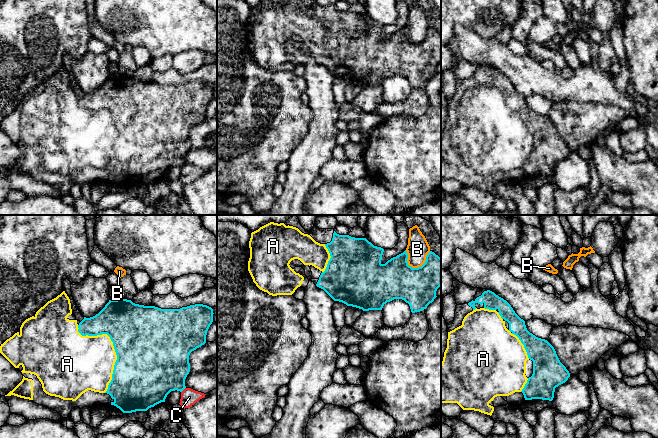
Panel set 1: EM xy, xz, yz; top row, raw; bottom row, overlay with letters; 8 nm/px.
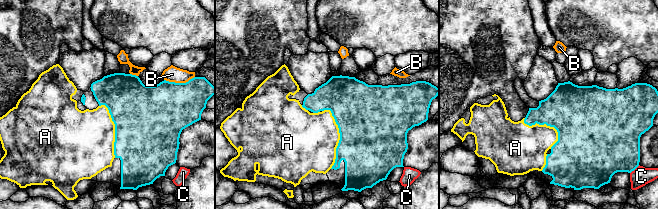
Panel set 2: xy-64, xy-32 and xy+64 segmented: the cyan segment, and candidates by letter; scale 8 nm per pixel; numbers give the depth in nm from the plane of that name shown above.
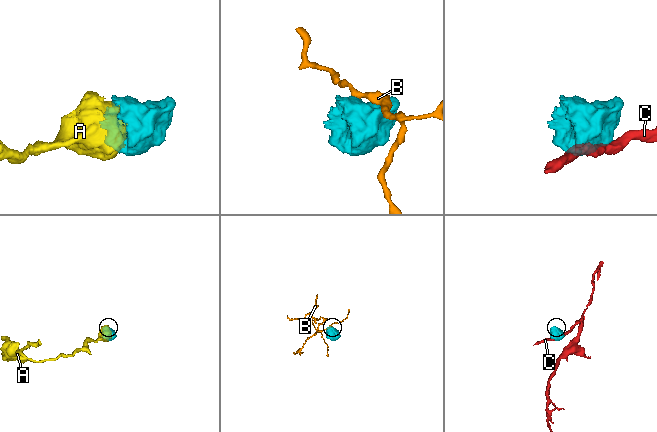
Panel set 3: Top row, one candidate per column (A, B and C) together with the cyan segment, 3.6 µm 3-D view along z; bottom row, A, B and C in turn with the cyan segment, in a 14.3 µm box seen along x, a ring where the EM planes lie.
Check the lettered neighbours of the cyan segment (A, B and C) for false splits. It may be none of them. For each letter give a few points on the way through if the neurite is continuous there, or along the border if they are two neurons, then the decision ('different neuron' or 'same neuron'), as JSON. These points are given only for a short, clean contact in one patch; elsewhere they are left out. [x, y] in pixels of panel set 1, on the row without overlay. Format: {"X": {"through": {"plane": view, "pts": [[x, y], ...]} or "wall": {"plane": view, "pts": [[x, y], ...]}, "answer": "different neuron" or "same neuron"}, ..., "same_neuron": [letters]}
{"A": {"answer": "same neuron"}, "B": {"answer": "different neuron"}, "C": {"wall": {"plane": "xy", "pts": [[185, 163], [181, 168]]}, "answer": "different neuron"}, "same_neuron": ["A"]}

